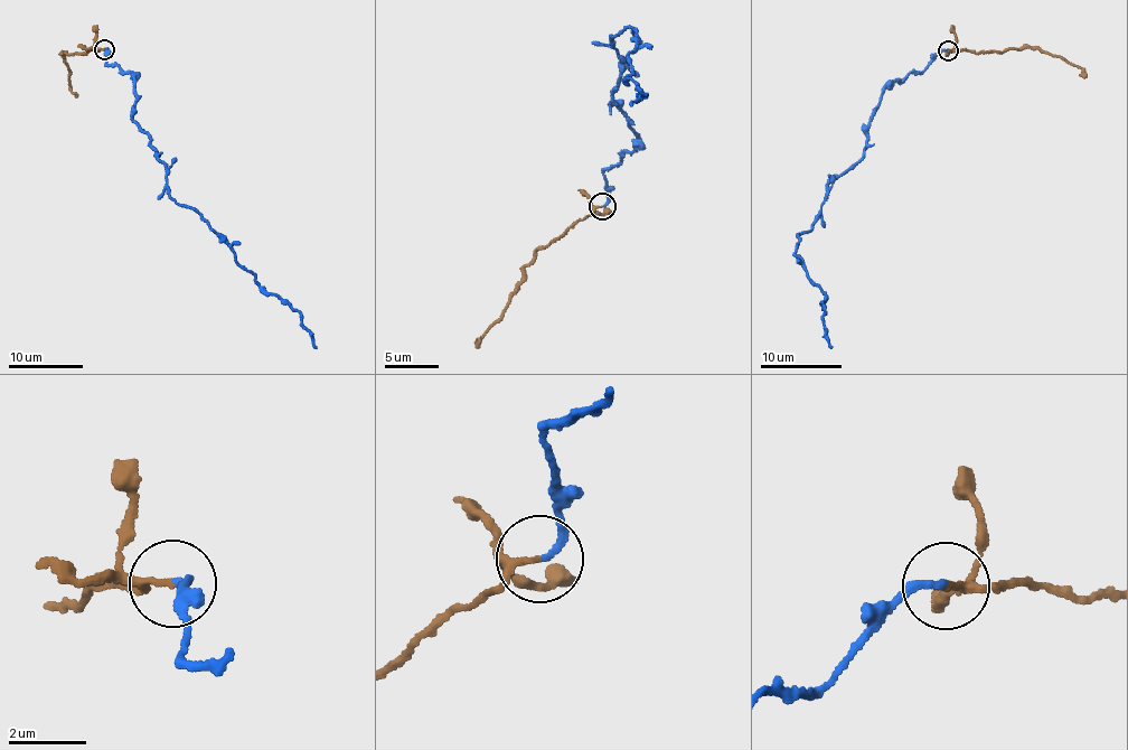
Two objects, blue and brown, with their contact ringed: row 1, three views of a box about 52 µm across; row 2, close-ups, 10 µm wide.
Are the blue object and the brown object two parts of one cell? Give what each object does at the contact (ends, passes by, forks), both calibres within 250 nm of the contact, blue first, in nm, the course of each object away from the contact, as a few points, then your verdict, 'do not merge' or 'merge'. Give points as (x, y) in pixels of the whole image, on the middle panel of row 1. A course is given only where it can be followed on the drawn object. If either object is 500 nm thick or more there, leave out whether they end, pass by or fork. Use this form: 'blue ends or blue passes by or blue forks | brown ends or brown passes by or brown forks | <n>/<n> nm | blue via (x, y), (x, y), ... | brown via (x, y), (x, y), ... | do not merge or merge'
blue ends | brown passes by | 170/100 nm | blue via (603, 206), (633, 152), (610, 103), (630, 27), (631, 105) | brown via (601, 207), (576, 219), (546, 245), (535, 247), (504, 317), (482, 336), (478, 346) | merge

